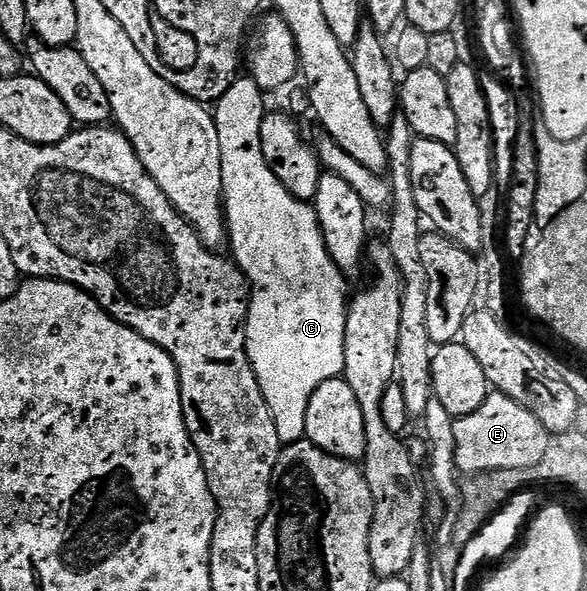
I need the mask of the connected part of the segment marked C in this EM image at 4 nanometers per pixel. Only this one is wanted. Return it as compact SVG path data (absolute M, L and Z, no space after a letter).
M240 76L236 78L233 84L229 84L229 92L225 92L225 96L221 96L221 100L214 103L213 113L217 124L217 141L221 144L221 180L223 181L223 200L227 224L226 237L229 239L229 246L231 242L232 252L230 251L230 253L233 255L233 261L246 276L251 292L251 307L247 313L247 355L249 356L249 364L257 376L257 384L265 396L265 404L269 404L273 424L277 424L279 441L286 444L301 442L306 439L305 416L309 412L309 400L313 400L313 392L317 392L317 388L321 388L321 384L325 384L325 380L333 380L343 373L345 368L345 324L347 323L347 311L349 309L349 293L347 294L348 279L329 256L329 248L325 248L325 236L321 232L321 224L315 215L314 205L311 202L302 202L301 199L293 197L289 188L285 188L285 184L281 184L281 180L277 180L277 176L273 176L273 168L269 168L269 164L265 160L265 152L261 152L261 124L265 117L263 98L265 98L265 92L256 84L254 78Z

